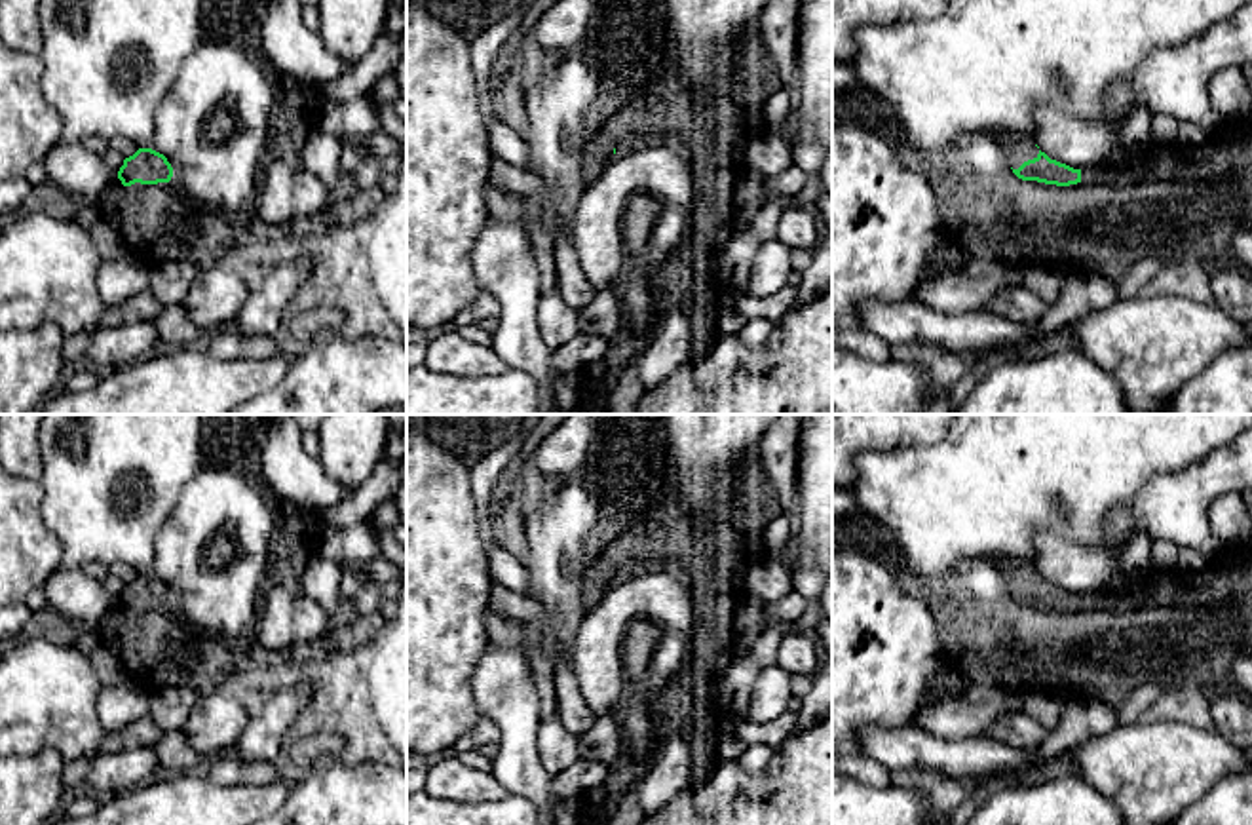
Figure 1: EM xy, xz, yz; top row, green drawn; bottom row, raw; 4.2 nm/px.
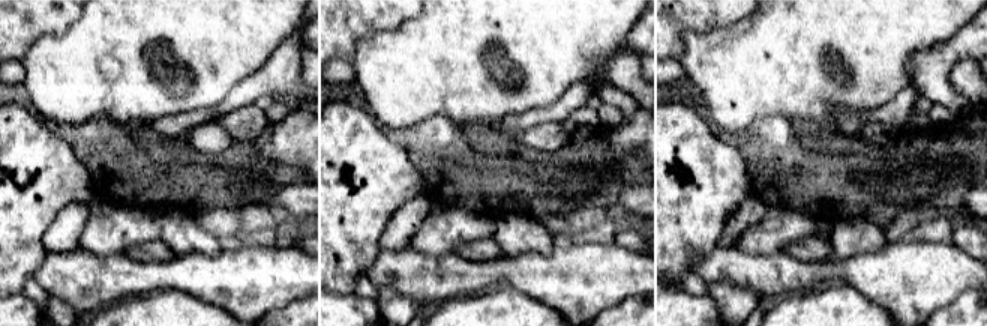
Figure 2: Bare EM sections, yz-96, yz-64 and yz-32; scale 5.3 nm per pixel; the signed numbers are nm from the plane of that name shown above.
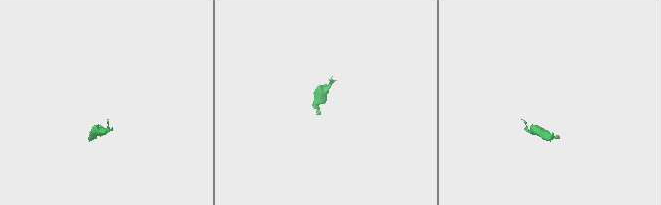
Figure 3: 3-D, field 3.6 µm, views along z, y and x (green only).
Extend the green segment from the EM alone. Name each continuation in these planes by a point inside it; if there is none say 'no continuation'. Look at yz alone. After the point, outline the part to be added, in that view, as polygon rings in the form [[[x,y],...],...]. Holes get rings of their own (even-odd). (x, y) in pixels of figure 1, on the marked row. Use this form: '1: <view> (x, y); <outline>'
1: yz (1019, 149); [[[990,133],[1005,152],[1005,158],[1013,169],[1018,169],[1024,162],[1037,158],[1039,148],[1034,139],[1020,133]]]

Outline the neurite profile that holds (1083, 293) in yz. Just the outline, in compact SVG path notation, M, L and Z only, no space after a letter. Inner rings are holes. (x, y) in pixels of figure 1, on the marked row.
M1068 272L1058 300L1034 323L1034 331L1037 336L1058 333L1073 321L1117 302L1113 279L1096 272Z

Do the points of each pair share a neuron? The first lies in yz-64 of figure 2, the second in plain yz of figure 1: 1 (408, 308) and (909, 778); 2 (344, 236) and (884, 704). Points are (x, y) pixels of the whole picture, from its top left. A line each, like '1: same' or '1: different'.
1: same
2: same

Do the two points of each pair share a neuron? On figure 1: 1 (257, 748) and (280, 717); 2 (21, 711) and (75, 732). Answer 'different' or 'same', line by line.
1: same
2: same

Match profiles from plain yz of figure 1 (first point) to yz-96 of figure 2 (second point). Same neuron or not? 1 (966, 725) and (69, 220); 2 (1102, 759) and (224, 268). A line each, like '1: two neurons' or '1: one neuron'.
1: two neurons
2: one neuron

